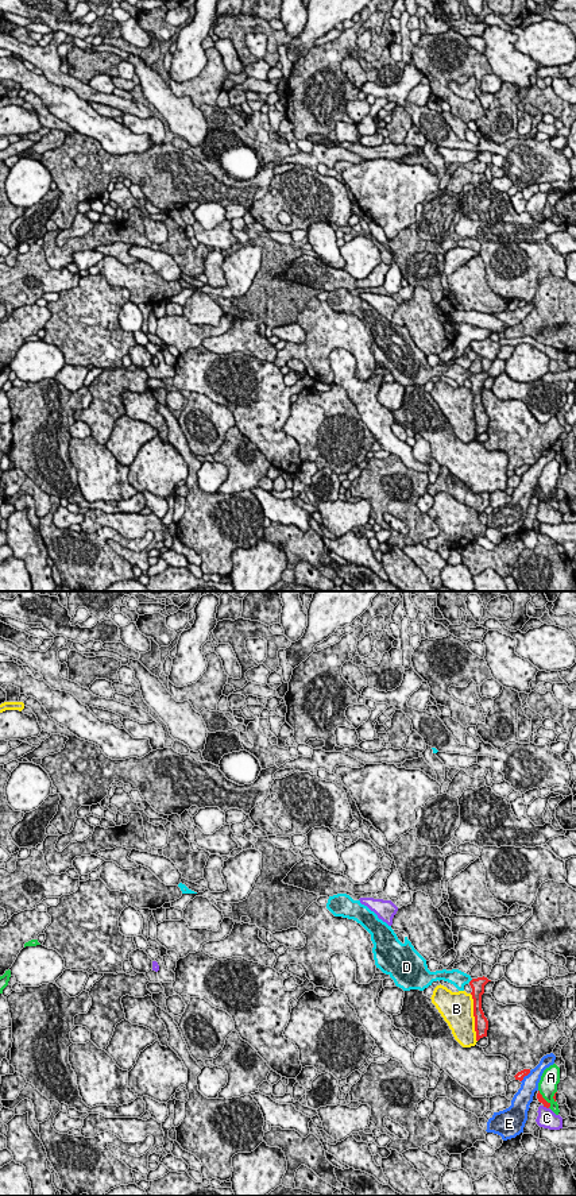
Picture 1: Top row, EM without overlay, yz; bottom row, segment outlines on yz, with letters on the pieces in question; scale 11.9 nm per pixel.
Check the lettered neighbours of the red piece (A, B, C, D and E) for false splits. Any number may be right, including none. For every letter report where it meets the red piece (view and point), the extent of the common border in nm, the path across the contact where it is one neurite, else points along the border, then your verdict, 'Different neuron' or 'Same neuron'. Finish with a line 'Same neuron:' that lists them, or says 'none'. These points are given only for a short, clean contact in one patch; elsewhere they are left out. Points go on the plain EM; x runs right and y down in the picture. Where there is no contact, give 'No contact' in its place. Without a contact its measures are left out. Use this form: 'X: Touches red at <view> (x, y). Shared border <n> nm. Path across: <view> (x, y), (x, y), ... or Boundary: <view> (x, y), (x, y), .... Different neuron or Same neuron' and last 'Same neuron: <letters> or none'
A: Touches red at yz (544, 494). Shared border 260 nm. Different neuron
B: Touches red at yz (475, 413). Shared border 600 nm. Different neuron
C: Touches red at yz (545, 501). Shared border 90 nm. Different neuron
D: Touches red at yz (471, 375). Shared border 70 nm. Path across: yz (478, 379), (471, 375), (459, 374). Same neuron
E: Touches red at yz (525, 470). Shared border 190 nm. Different neuron
Same neuron: D

